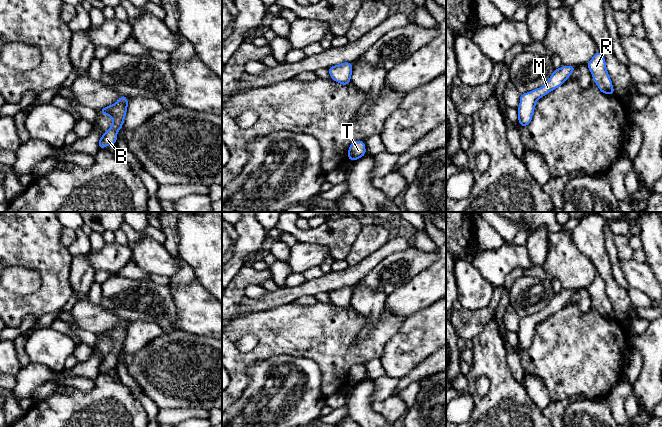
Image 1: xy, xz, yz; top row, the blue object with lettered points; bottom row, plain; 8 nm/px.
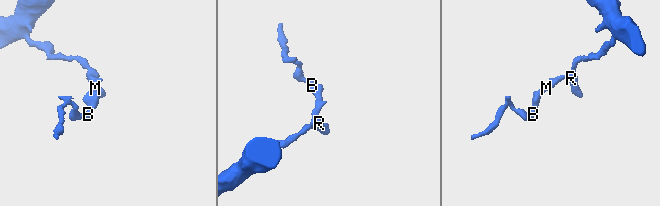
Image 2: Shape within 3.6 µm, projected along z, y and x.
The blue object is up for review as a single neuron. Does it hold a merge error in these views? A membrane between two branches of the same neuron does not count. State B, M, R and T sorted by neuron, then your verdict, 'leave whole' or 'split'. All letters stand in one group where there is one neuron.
B M R T; leave whole

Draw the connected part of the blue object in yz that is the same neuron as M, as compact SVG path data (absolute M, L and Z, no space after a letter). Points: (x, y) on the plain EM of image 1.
M562 290L560 293L555 293L543 311L520 319L520 329L517 335L521 352L531 346L537 324L564 308L575 292L576 290Z

